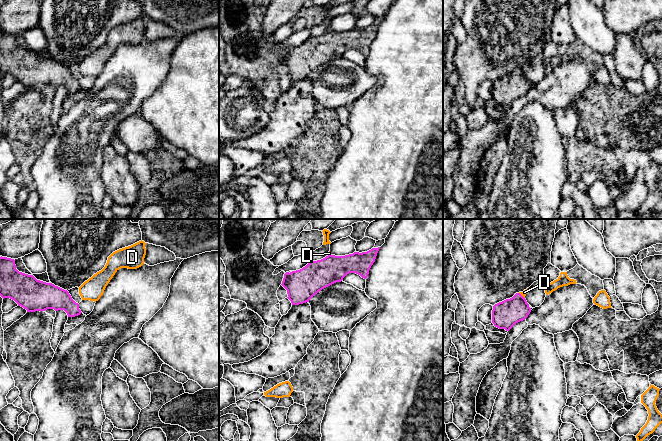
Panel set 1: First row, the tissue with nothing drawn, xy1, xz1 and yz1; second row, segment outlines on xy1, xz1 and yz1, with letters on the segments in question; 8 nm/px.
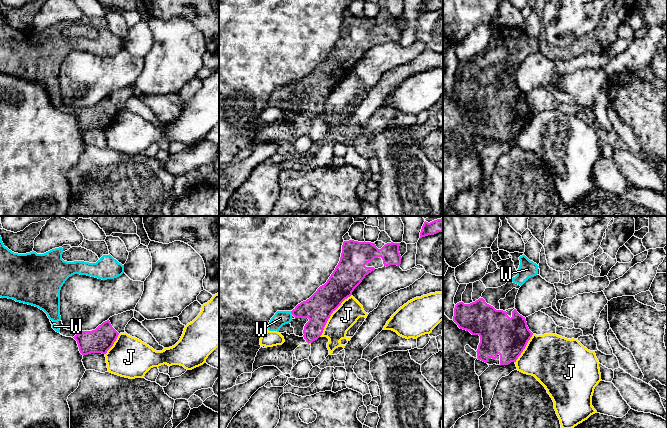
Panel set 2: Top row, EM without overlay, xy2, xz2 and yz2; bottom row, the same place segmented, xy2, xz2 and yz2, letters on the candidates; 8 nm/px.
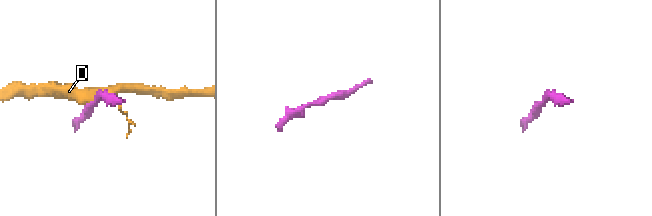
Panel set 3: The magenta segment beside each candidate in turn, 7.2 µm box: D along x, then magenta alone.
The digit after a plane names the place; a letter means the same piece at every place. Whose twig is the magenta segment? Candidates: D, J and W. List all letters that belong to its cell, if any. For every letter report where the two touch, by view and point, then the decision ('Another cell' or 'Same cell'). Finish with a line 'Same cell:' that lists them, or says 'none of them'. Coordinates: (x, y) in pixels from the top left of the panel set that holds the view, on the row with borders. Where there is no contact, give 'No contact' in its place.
D: Touches magenta at yz1 (521, 295). Another cell
J: Touches magenta at xz2 (330, 315). Another cell
W: Touches magenta at xz2 (291, 312). Same cell
Same cell: W

